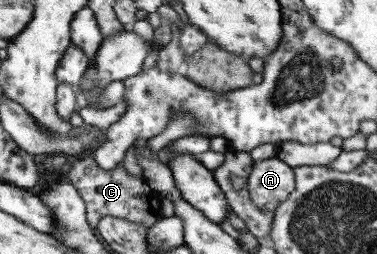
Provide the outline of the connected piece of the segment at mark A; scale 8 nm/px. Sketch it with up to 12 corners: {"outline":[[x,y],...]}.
{"outline":[[273,158],[255,161],[249,200],[273,211],[294,187],[292,168]]}

